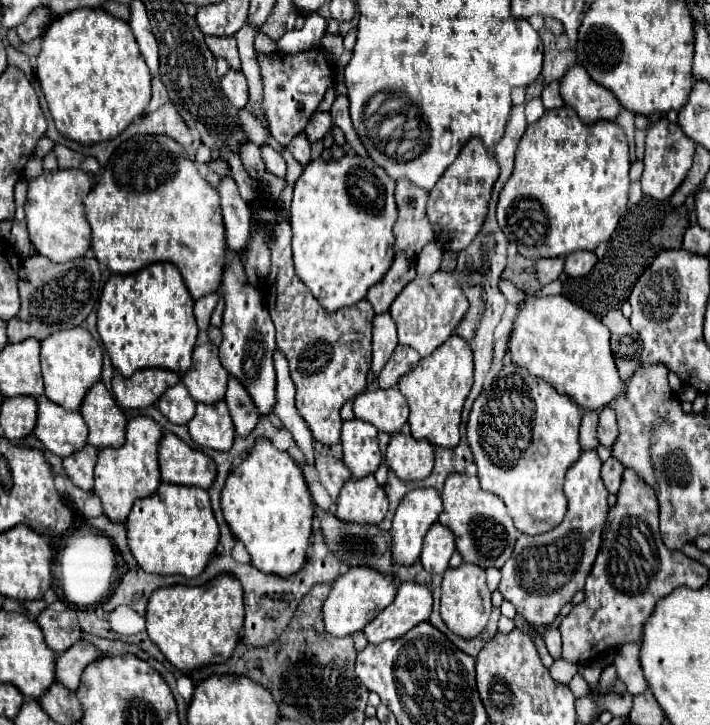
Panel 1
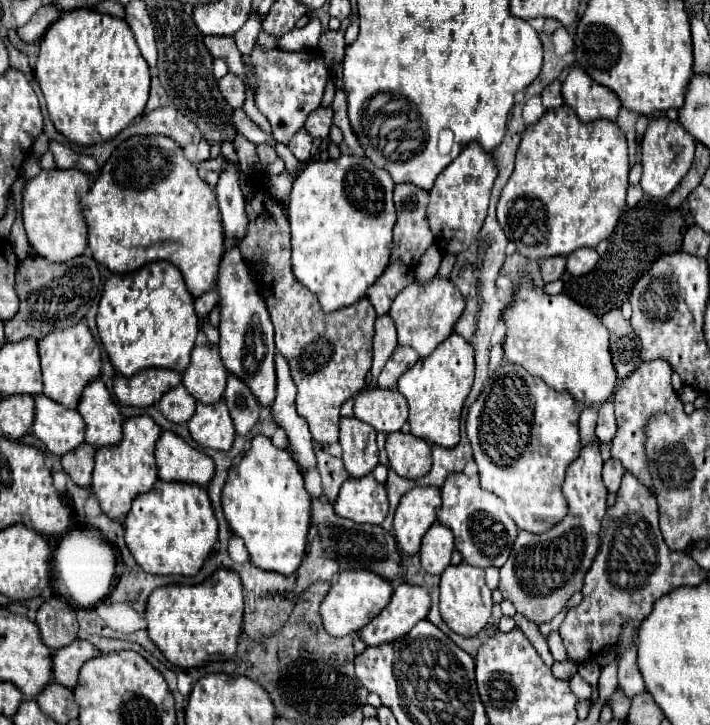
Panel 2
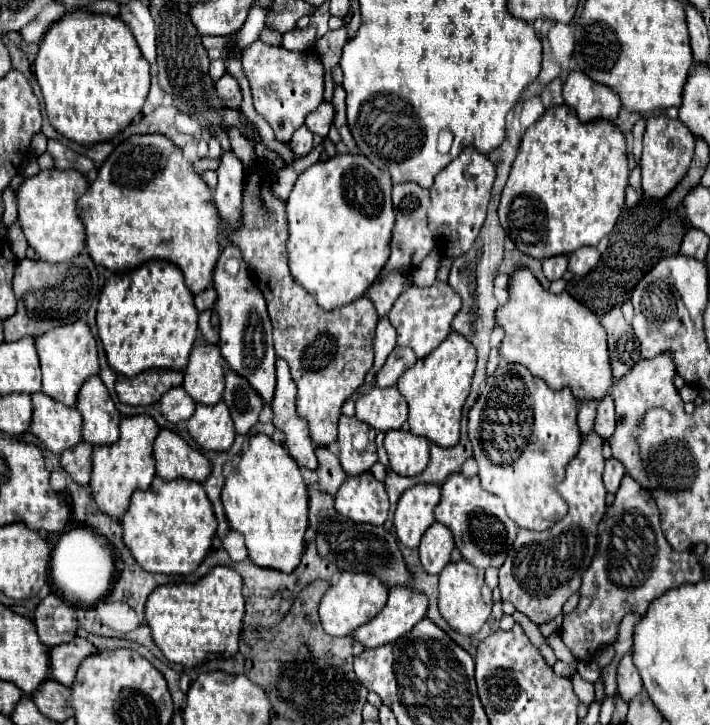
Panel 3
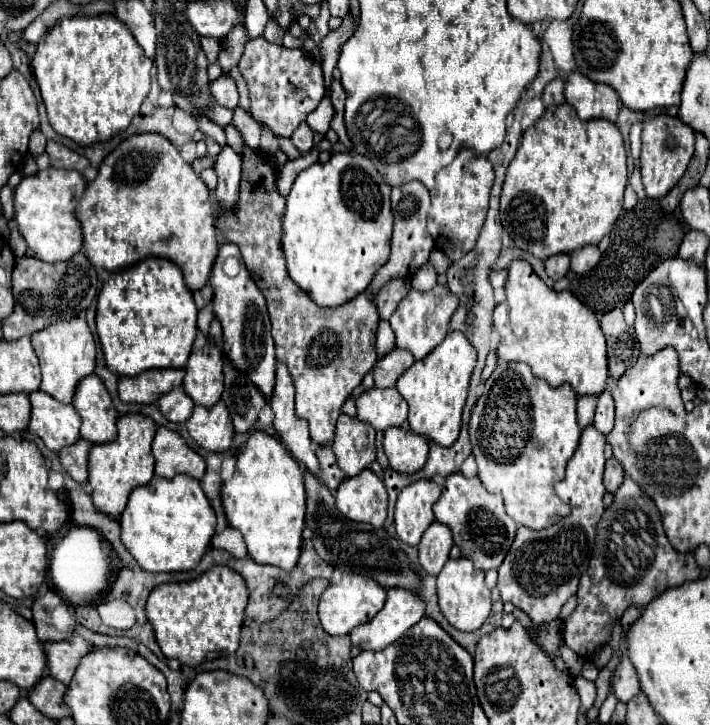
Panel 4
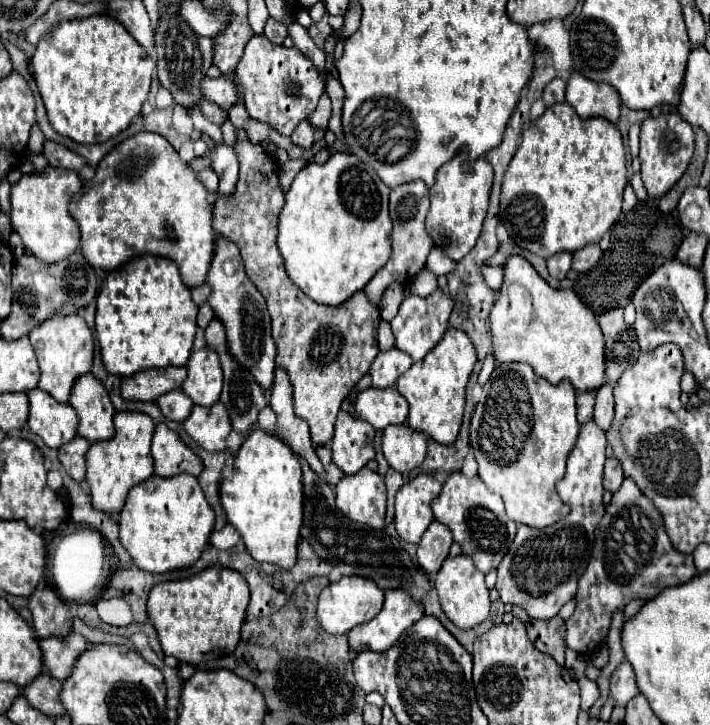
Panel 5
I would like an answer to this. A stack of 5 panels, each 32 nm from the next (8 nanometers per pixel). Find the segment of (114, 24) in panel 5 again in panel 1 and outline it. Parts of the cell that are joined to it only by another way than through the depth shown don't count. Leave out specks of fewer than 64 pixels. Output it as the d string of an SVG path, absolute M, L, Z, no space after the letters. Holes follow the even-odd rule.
M78 8L58 16L42 36L42 52L38 56L36 76L46 96L50 114L58 132L80 144L96 144L112 140L140 114L150 102L150 72L140 54L136 38L128 22L114 18L102 8Z

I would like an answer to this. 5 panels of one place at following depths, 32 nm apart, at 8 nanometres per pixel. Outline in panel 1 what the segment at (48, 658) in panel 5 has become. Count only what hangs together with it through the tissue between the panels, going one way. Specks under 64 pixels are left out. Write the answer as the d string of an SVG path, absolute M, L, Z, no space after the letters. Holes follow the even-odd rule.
M80 640L80 644L74 644L68 652L58 654L56 658L56 680L64 684L68 690L76 692L80 686L82 672L88 664L96 662L102 656L100 650L96 650L90 642Z

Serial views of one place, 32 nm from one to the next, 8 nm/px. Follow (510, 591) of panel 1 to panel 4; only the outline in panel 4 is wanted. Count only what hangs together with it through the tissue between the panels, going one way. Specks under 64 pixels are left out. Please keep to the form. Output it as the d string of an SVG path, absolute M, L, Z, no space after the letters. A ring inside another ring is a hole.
M588 426L582 436L576 454L566 466L566 478L556 484L562 500L568 502L570 512L558 524L546 530L528 530L518 528L516 540L498 568L498 590L502 602L512 602L516 608L524 610L532 622L552 622L558 618L560 608L570 596L576 594L580 576L588 568L596 542L596 526L604 514L604 444L606 438L596 432L594 426Z

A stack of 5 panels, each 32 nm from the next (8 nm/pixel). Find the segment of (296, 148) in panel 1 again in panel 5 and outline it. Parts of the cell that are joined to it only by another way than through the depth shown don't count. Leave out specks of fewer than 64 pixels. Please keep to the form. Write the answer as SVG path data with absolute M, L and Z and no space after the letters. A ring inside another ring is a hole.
M300 122L298 124L298 128L296 128L296 132L292 134L292 142L296 144L296 146L300 146L300 148L310 148L312 144L314 144L314 132L312 132L312 126L310 126L310 122Z

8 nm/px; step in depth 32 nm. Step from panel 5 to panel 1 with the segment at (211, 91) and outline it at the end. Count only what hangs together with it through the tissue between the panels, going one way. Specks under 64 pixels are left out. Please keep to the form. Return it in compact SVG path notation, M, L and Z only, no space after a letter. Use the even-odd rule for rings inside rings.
M228 70L228 74L222 78L224 94L236 104L236 108L244 108L248 102L248 82L246 76L240 70Z

